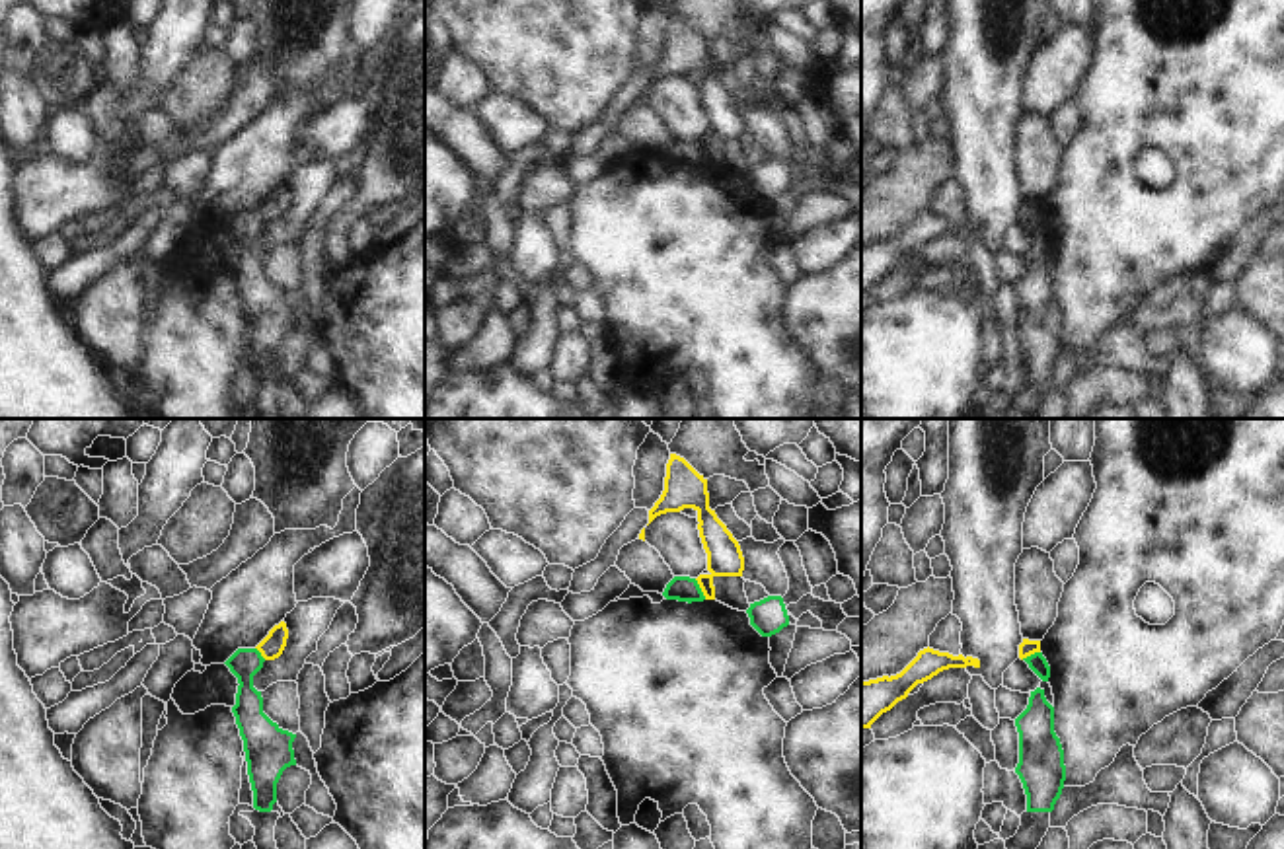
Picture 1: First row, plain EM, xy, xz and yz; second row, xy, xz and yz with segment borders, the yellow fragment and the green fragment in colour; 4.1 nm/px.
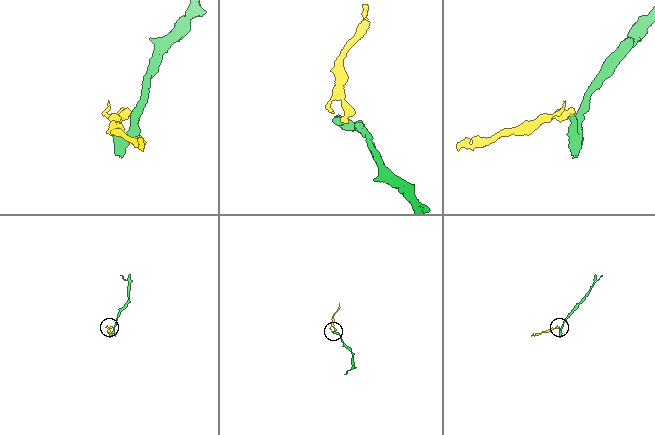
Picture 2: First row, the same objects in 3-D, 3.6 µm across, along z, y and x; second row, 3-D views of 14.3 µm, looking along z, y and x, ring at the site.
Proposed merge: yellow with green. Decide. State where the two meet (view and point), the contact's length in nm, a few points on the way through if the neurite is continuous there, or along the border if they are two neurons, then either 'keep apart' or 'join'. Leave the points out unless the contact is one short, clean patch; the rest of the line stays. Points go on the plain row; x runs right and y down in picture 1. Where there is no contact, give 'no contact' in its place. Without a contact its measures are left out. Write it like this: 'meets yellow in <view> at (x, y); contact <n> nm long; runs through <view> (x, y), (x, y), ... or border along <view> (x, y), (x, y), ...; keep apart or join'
meets yellow in xz at (700, 150); contact 100 nm long; border along xz (694, 143), (706, 162); keep apart

